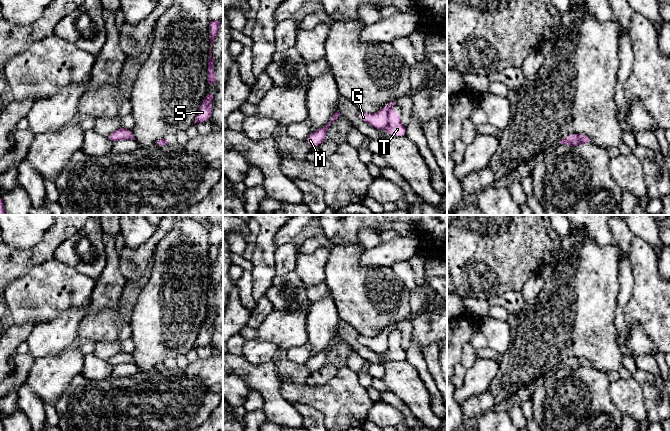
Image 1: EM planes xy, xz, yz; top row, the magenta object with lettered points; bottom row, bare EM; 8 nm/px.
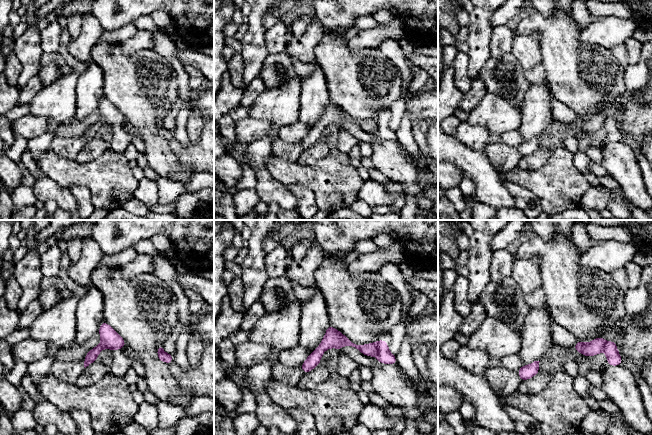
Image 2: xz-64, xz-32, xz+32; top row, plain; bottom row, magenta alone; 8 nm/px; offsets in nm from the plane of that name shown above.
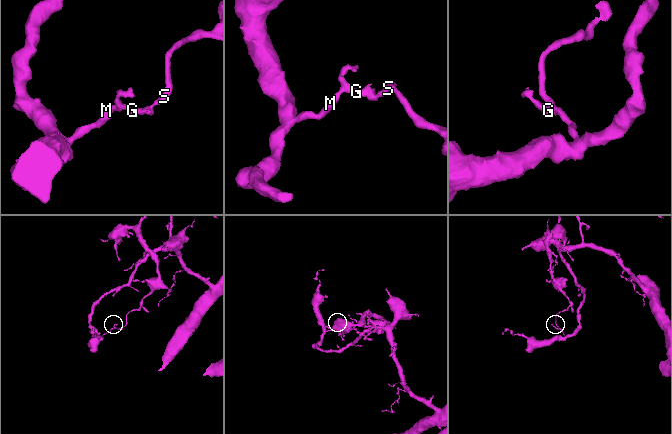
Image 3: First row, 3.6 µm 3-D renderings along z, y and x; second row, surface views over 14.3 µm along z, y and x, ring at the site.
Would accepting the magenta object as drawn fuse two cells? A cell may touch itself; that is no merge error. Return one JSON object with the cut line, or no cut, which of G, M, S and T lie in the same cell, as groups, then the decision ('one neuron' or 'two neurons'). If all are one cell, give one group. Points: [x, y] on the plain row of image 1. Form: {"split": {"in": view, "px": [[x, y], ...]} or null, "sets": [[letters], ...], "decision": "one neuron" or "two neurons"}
{"split": {"in": "xz", "px": [[390, 332], [385, 351]]}, "sets": [["G", "M"], ["S", "T"]], "decision": "two neurons"}

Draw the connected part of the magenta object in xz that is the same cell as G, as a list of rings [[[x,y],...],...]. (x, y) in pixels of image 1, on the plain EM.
[[[390,326],[386,328],[382,333],[380,333],[376,337],[364,337],[359,336],[358,341],[361,345],[369,348],[370,350],[376,353],[384,353],[387,350],[388,336],[392,330],[394,330],[395,326]]]

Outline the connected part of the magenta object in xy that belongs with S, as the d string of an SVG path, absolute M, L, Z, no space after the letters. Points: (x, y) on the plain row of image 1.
M214 315L207 316L195 341L194 349L199 346L210 345L211 326L213 325L213 322L214 322Z

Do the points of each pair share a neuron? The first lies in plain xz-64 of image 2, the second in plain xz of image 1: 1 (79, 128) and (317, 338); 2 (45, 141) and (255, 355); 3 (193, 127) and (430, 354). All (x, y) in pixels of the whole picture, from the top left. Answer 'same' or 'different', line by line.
1: different
2: different
3: same

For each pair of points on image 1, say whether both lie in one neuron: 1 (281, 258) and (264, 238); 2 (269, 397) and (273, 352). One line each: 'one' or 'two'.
1: two
2: two

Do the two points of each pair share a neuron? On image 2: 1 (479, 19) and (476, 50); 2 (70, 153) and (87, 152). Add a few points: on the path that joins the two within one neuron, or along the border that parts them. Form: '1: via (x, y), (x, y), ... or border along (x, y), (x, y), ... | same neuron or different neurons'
1: via (479, 27), (479, 43) | same neuron
2: border along (85, 144), (74, 158) | different neurons

